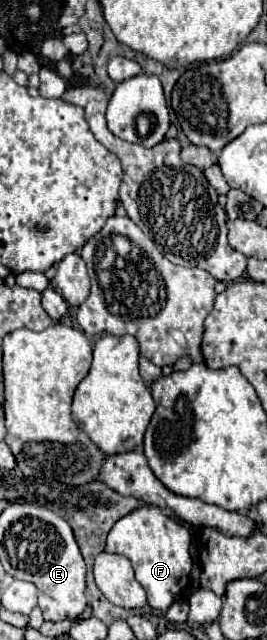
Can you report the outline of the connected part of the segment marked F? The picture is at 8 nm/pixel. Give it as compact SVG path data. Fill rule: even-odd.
M143 507L113 525L107 537L105 551L125 555L135 569L137 581L147 593L149 607L167 611L175 601L181 599L181 595L185 595L189 587L189 573L193 567L189 545L191 537L183 523L163 515L157 507Z

